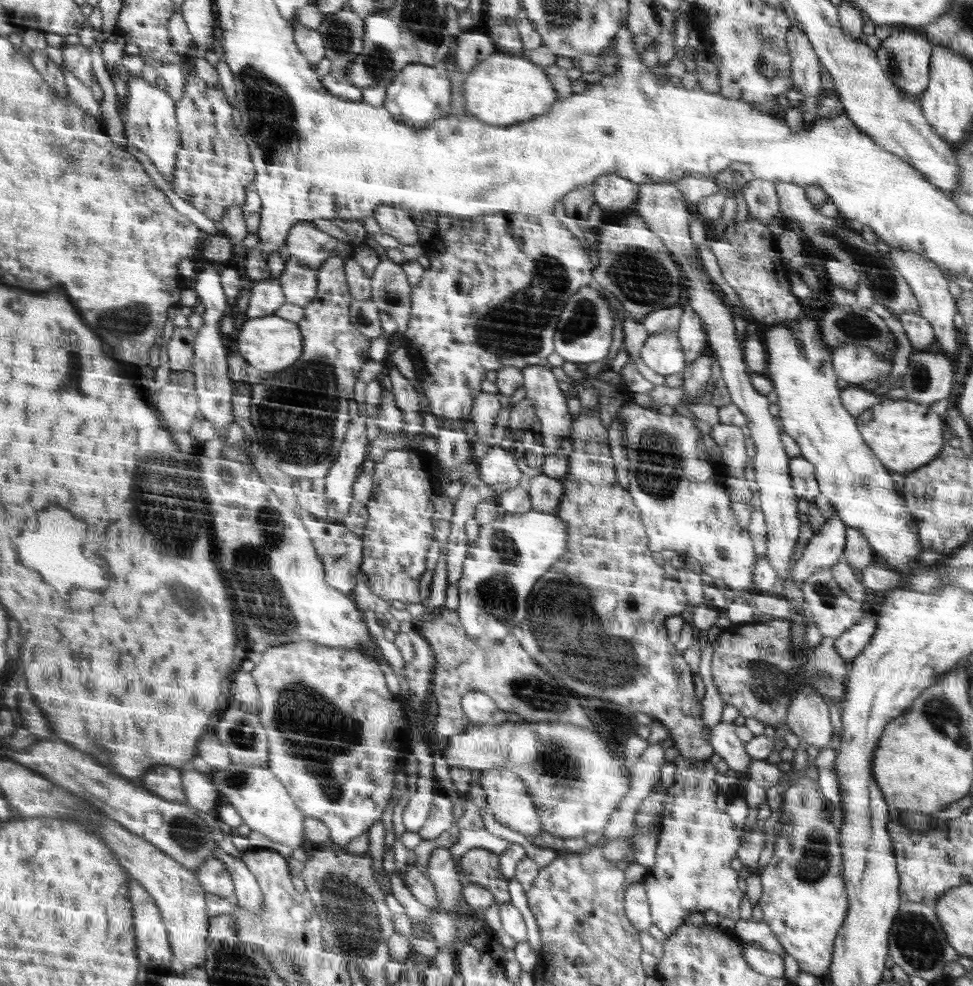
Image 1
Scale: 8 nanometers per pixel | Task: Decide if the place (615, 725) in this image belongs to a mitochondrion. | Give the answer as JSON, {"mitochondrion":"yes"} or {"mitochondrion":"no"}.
{"mitochondrion":"yes"}

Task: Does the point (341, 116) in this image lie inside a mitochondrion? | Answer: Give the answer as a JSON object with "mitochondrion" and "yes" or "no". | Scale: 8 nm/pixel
{"mitochondrion":"no"}

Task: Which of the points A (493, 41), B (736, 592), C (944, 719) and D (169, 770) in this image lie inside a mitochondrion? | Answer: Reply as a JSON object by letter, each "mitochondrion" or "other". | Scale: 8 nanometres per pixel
{"A":"other","B":"other","C":"mitochondrion","D":"other"}

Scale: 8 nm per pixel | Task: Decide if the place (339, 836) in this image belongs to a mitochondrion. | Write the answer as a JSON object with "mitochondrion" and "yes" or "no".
{"mitochondrion":"no"}

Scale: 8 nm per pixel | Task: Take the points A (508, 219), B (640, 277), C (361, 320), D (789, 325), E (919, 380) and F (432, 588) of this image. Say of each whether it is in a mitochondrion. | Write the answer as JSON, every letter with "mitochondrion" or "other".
{"A":"other","B":"mitochondrion","C":"other","D":"other","E":"mitochondrion","F":"other"}

